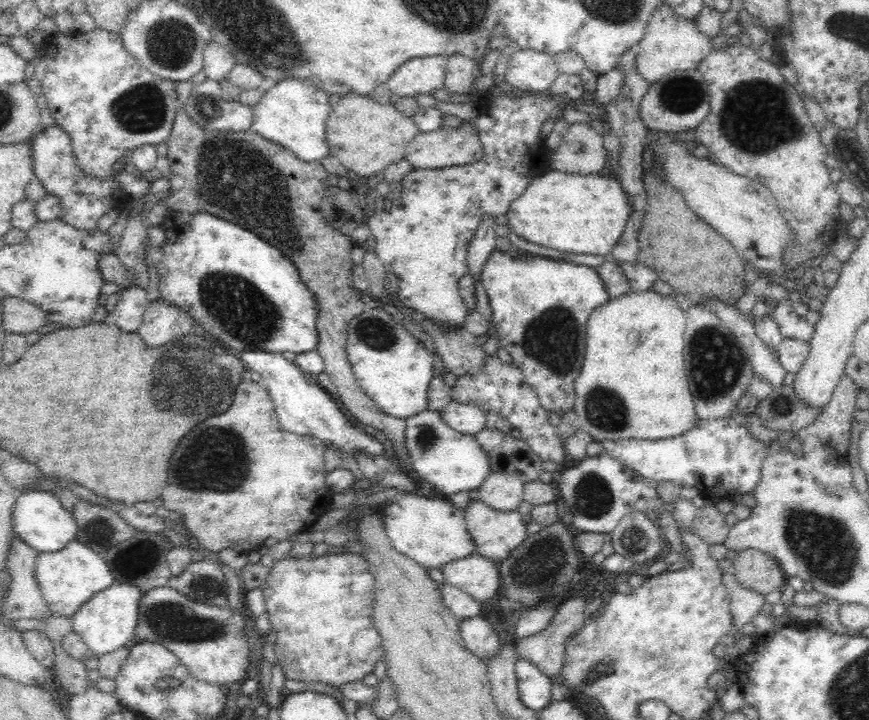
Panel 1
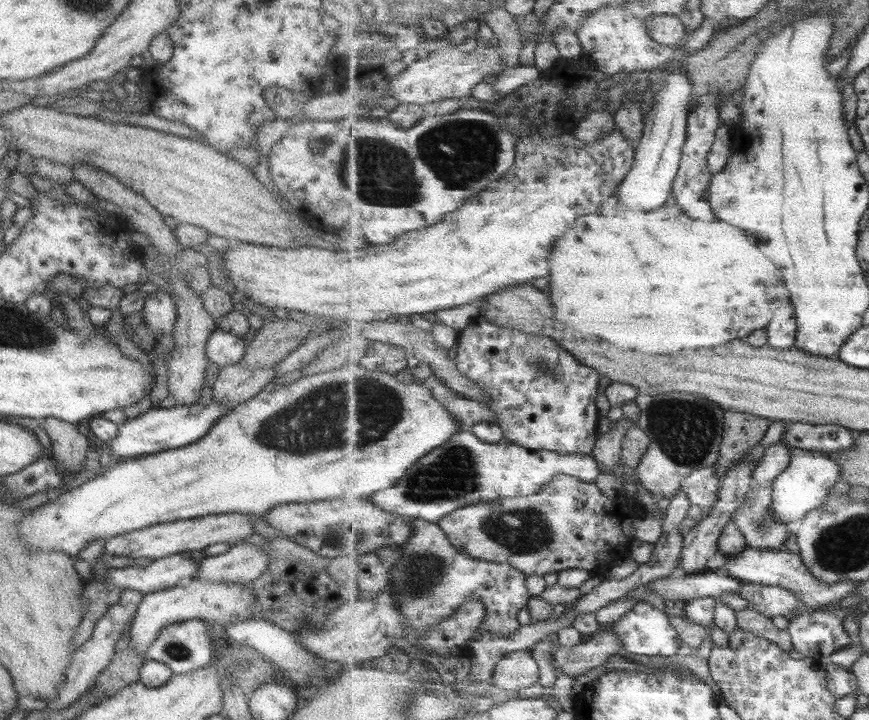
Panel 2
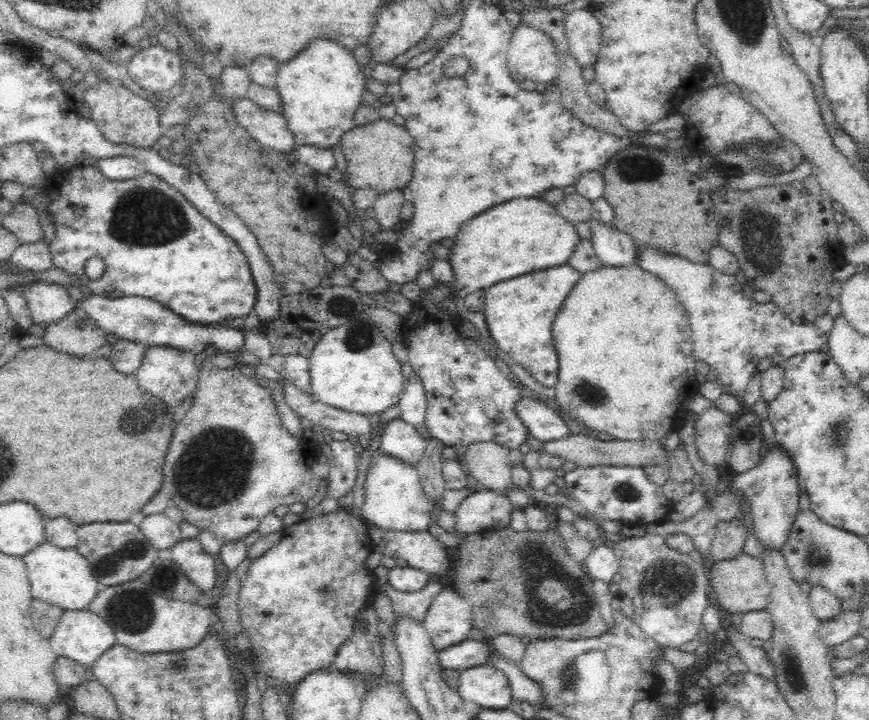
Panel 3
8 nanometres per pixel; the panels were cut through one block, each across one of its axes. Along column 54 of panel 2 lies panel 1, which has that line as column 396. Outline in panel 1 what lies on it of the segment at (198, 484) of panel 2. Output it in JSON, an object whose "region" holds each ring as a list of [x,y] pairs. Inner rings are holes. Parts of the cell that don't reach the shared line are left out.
{"region":[[[402,494],[394,498],[382,510],[384,529],[392,547],[402,554],[409,556],[414,562],[428,568],[442,568],[444,564],[466,558],[475,553],[471,535],[467,532],[466,521],[463,512],[456,506],[425,498],[420,494]]]}

